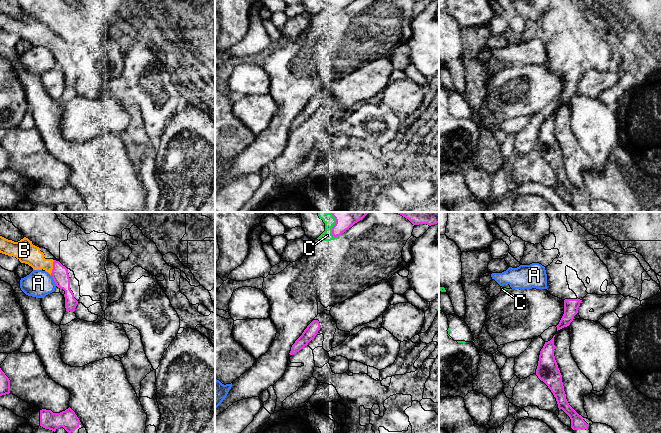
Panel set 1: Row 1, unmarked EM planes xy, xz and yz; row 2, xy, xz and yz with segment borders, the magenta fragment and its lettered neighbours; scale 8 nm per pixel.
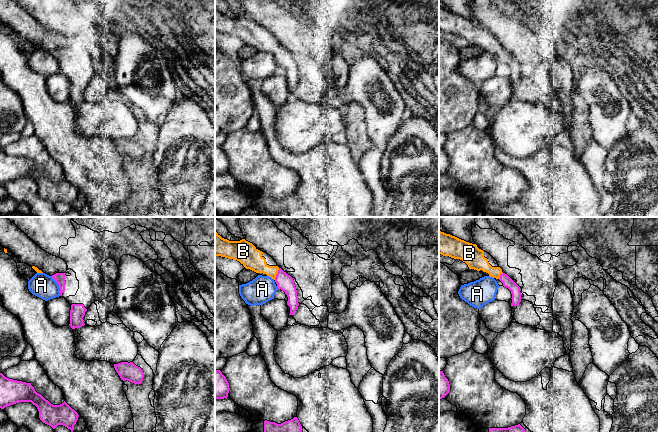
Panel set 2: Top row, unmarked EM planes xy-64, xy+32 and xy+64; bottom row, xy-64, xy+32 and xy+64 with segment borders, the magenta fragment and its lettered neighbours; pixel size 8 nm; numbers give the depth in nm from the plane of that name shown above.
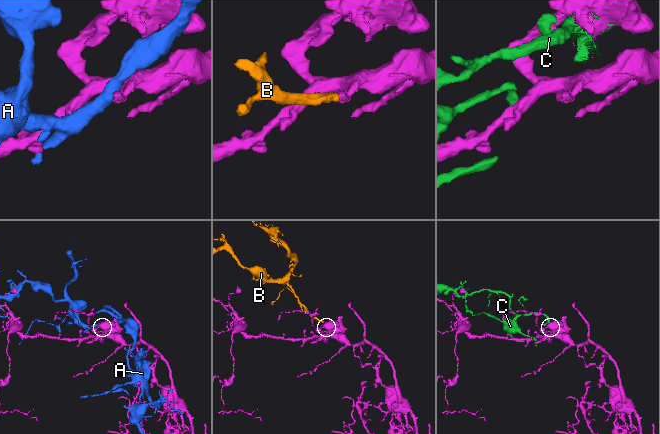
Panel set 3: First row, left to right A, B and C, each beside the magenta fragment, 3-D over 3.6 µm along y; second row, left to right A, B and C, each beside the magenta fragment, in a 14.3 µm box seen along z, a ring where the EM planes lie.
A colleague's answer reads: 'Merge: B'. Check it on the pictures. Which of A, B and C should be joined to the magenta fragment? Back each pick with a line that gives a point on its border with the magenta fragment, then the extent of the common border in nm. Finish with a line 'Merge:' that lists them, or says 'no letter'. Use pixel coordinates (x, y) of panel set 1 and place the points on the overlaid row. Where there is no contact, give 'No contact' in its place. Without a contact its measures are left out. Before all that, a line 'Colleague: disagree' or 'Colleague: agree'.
Colleague: agree
B: Touches magenta at xy (53, 267). Shared border 120 nm
Merge: B

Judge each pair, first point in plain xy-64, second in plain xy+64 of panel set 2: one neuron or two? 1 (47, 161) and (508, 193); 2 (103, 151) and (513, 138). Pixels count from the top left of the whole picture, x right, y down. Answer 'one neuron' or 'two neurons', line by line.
1: one neuron
2: two neurons

